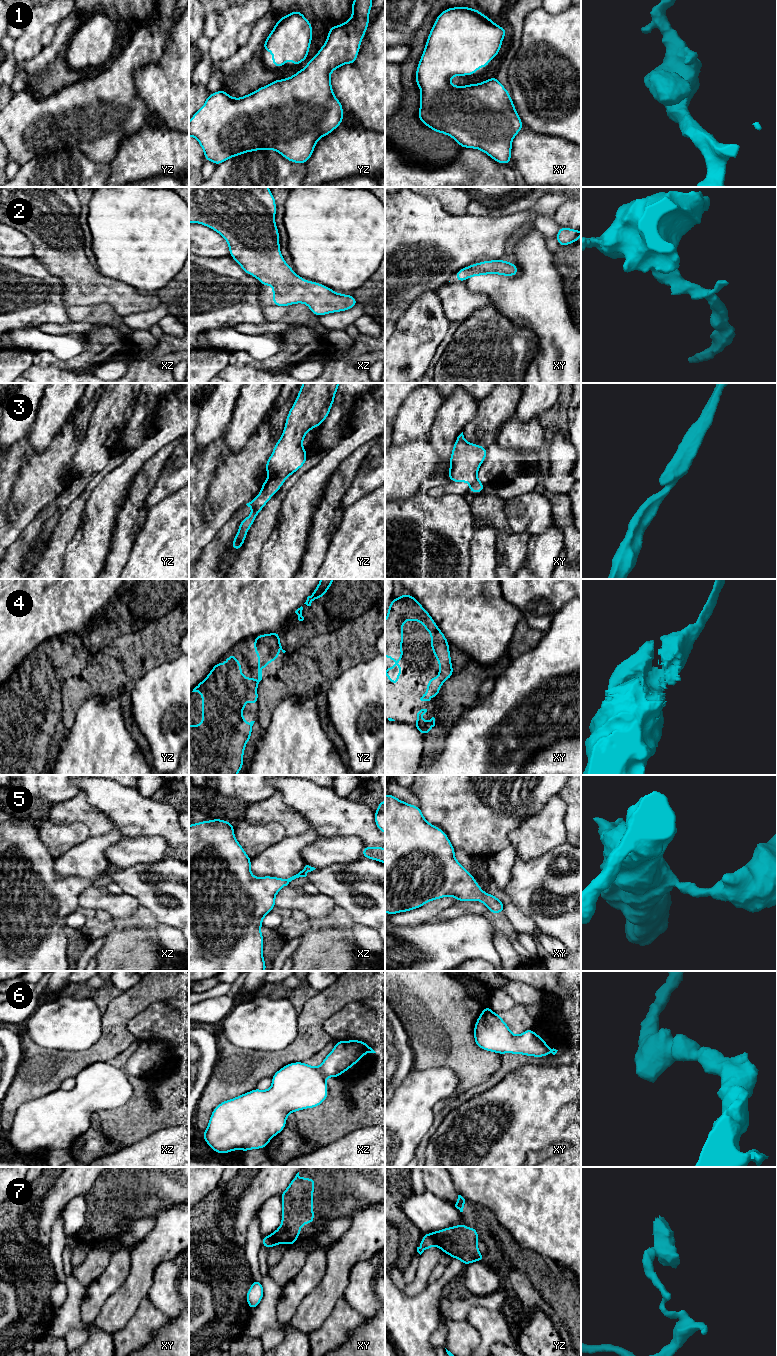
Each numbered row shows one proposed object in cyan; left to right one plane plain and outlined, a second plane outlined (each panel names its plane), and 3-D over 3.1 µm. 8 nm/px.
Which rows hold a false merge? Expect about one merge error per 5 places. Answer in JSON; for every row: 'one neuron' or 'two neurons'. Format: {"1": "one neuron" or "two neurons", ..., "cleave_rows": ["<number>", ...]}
{"1": "one neuron", "2": "one neuron", "3": "one neuron", "4": "one neuron", "5": "one neuron", "6": "one neuron", "7": "two neurons", "cleave_rows": ["7"]}

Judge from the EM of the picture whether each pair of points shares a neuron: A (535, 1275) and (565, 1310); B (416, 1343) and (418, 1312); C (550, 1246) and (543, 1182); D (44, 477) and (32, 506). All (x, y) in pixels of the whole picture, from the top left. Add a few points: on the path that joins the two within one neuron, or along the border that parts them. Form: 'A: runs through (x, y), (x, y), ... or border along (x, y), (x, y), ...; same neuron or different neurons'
A: runs through (544, 1284), (561, 1301); same neuron
B: runs through (416, 1335), (416, 1320); same neuron
C: runs through (550, 1230), (550, 1198); same neuron
D: runs through (38, 484), (32, 491), (32, 499); same neuron

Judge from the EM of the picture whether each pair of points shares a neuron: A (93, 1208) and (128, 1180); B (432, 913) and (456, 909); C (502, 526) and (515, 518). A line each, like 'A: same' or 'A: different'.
A: same
B: different
C: different

